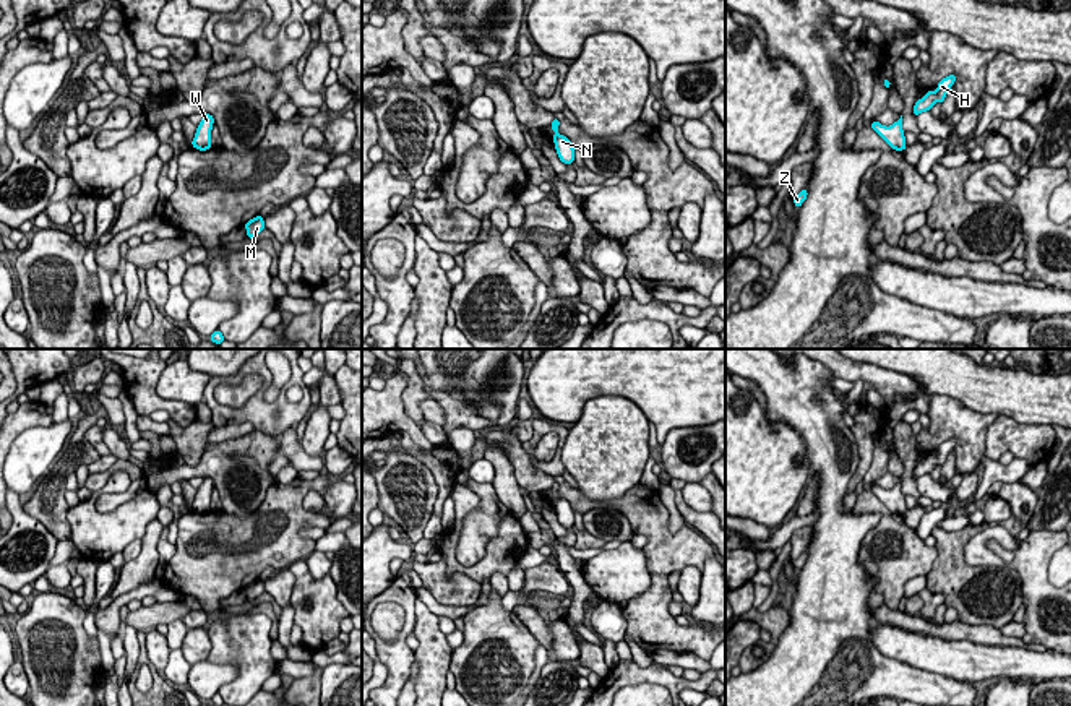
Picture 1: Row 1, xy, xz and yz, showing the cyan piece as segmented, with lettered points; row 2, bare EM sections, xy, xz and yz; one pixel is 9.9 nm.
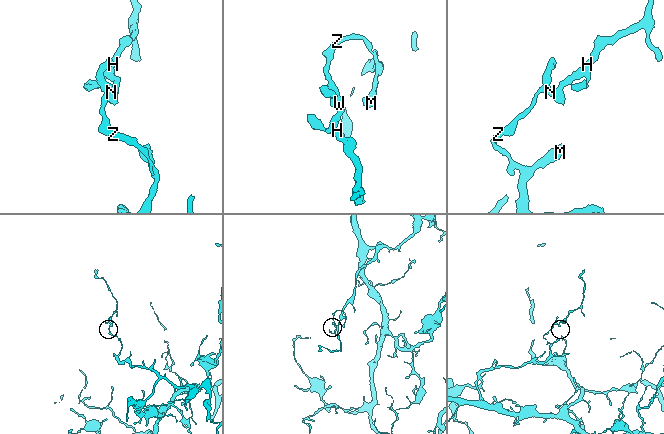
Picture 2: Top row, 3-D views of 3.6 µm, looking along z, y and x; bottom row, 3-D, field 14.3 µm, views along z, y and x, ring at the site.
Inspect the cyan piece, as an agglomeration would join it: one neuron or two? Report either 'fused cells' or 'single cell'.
single cell

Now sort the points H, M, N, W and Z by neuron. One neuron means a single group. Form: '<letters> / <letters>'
H M N W Z

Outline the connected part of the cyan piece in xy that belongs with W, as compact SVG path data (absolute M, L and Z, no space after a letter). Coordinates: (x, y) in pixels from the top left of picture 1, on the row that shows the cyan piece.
M204 114L203 120L200 122L191 146L206 151L211 148L211 130L213 130L214 118L211 114Z

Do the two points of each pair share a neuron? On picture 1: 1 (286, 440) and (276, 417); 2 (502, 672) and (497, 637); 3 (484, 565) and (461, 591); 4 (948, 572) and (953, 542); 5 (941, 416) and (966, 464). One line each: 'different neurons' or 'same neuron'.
1: different neurons
2: same neuron
3: different neurons
4: same neuron
5: same neuron

